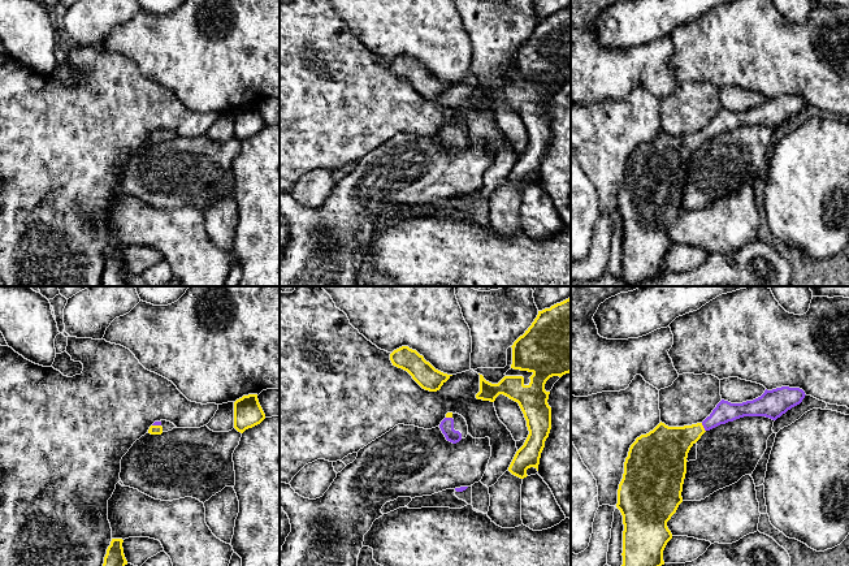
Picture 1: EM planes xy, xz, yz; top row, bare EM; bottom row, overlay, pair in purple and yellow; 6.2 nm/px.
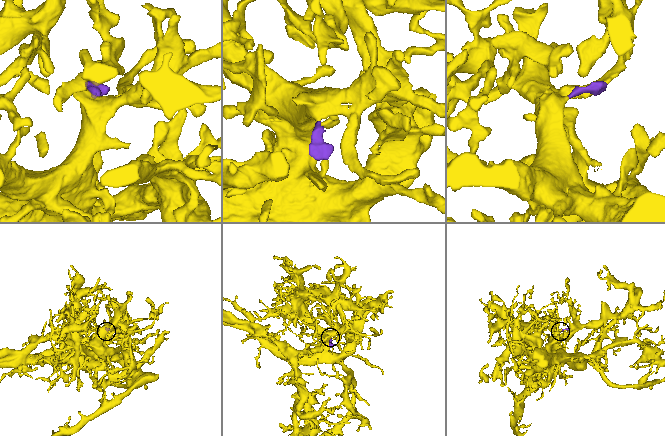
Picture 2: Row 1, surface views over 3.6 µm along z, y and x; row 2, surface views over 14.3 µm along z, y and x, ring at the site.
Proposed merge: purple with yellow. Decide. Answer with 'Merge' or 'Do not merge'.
Merge

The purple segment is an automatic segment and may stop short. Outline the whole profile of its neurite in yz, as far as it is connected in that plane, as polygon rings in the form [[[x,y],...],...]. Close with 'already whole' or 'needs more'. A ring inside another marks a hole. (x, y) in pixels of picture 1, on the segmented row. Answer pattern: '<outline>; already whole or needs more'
[[[781,386],[742,403],[722,399],[712,412],[702,422],[684,427],[668,427],[659,423],[653,431],[641,435],[631,445],[624,462],[624,474],[618,489],[616,507],[623,515],[623,565],[621,566],[662,566],[663,550],[672,539],[667,522],[683,502],[681,492],[686,474],[686,458],[690,448],[701,436],[720,424],[744,416],[766,416],[776,420],[805,398],[800,388]]]; needs more

